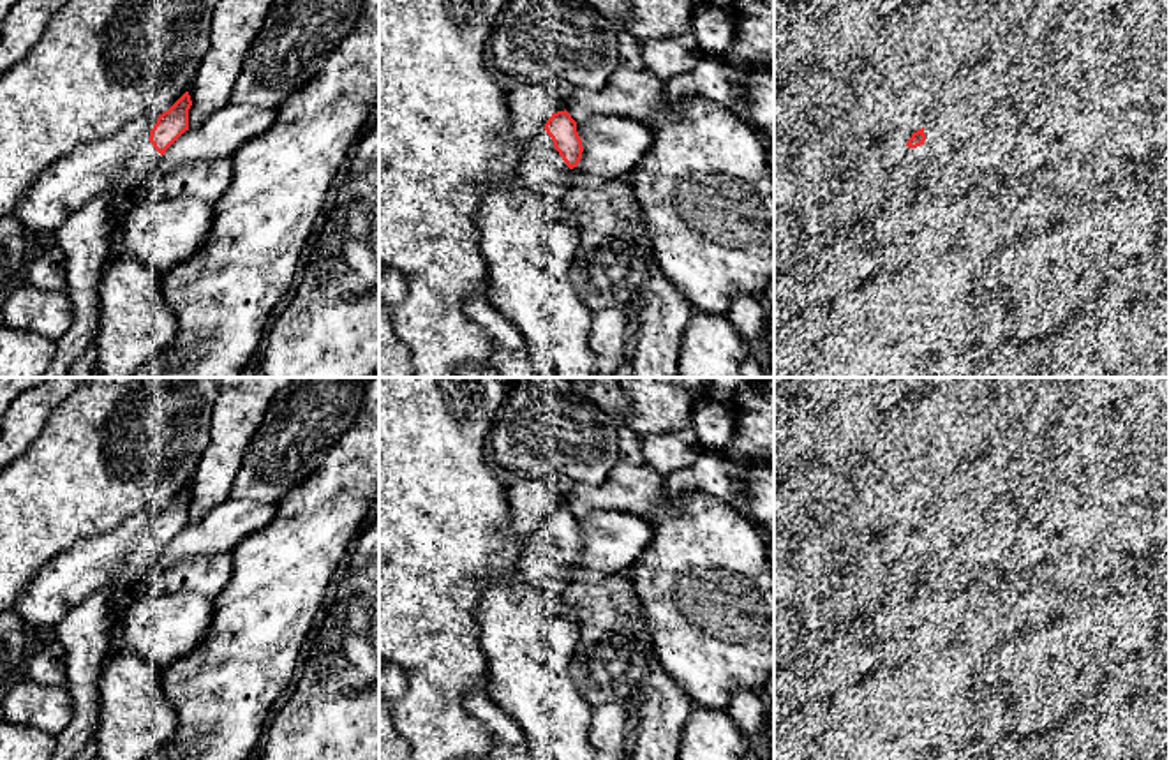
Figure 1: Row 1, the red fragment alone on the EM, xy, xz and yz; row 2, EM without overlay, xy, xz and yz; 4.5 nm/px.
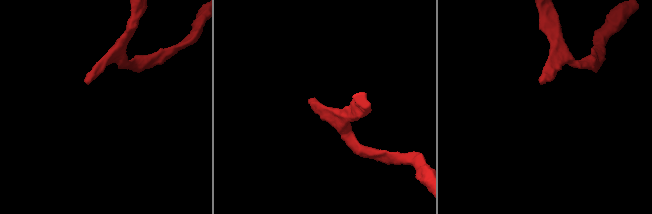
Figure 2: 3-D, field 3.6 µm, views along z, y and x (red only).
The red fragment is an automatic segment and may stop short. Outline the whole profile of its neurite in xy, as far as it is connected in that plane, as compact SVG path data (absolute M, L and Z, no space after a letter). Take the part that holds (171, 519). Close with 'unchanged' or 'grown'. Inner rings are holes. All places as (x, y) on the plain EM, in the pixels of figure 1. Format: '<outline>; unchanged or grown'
M185 487L159 510L153 524L136 538L118 573L71 608L51 631L65 651L65 686L71 691L74 711L71 723L55 737L55 753L49 760L72 760L95 737L101 719L101 667L108 658L113 622L118 619L118 612L113 610L113 596L129 594L132 585L152 573L166 545L189 525L190 501L190 490Z; grown

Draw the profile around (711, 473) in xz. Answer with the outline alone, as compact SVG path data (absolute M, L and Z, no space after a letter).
M704 450L691 466L675 469L666 476L665 494L668 497L693 492L709 494L732 504L741 490L735 471L723 453Z

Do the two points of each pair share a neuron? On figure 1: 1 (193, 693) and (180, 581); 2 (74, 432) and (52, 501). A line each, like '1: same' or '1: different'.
1: different
2: same

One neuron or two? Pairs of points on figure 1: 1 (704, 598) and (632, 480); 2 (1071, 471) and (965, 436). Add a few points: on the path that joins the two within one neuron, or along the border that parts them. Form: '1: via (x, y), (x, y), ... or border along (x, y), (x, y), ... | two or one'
1: via (704, 568), (704, 552), (662, 510) | one
2: via (1044, 468), (1034, 468), (1007, 439), (991, 432) | one

